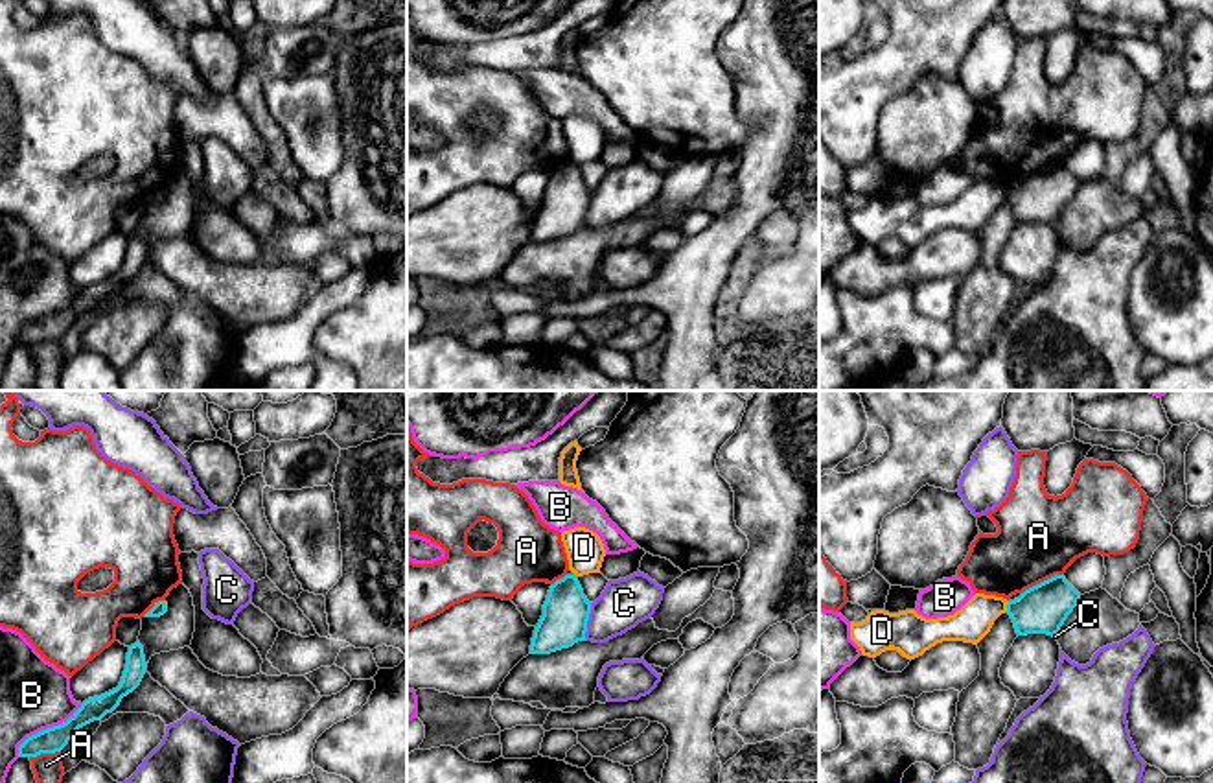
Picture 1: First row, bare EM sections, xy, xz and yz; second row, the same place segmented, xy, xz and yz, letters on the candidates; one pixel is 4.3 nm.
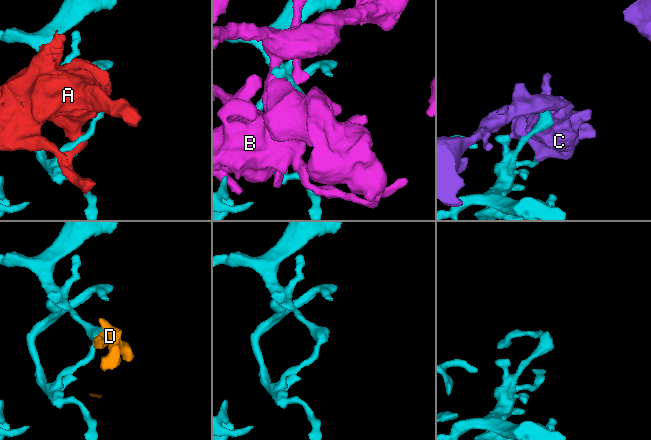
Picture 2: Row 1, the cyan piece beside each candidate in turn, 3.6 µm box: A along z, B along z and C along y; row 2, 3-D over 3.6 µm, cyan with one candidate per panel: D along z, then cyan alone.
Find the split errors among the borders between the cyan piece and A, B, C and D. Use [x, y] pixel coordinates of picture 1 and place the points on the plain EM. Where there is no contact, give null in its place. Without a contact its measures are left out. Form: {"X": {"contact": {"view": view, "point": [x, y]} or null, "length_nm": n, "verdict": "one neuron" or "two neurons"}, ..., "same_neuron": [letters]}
{"A": {"contact": {"view": "yz", "point": [1044, 168]}, "length_nm": 200, "verdict": "two neurons"}, "B": {"contact": {"view": "xy", "point": [45, 317]}, "length_nm": 360, "verdict": "two neurons"}, "C": {"contact": {"view": "xz", "point": [588, 207]}, "length_nm": 160, "verdict": "two neurons"}, "D": {"contact": {"view": "yz", "point": [1007, 194]}, "length_nm": 50, "verdict": "two neurons"}, "same_neuron": []}

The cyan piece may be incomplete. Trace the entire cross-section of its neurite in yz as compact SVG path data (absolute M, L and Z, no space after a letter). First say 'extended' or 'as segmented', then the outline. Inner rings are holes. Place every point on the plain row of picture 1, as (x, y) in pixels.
as segmented | M1055 162L1029 177L1018 186L1007 190L1016 221L1047 221L1055 223L1073 199L1080 181L1066 168Z

